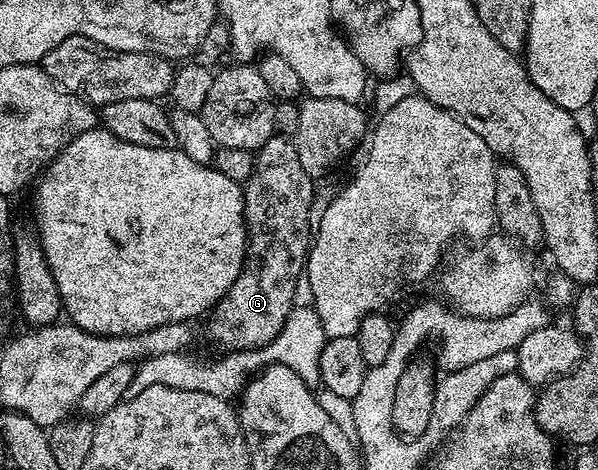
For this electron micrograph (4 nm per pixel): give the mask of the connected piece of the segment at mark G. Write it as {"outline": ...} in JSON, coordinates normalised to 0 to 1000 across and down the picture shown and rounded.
{"outline":[[[458,285],[450,291],[450,300],[443,300],[443,309],[435,313],[431,321],[425,323],[426,357],[410,391],[406,411],[406,460],[413,466],[413,538],[406,545],[406,570],[396,589],[396,598],[390,598],[390,606],[376,623],[376,632],[368,645],[360,647],[356,660],[351,664],[349,677],[344,681],[346,704],[368,730],[373,738],[381,738],[386,751],[401,751],[405,747],[423,745],[426,740],[440,738],[446,730],[453,730],[467,709],[470,709],[472,694],[477,691],[478,677],[483,666],[497,649],[493,636],[493,617],[498,615],[500,602],[503,611],[503,587],[510,577],[510,526],[505,526],[507,509],[500,500],[515,498],[515,470],[522,432],[528,426],[530,389],[517,368],[510,368],[510,360],[503,355],[502,336],[497,334],[495,306],[488,302],[478,287]]]}

